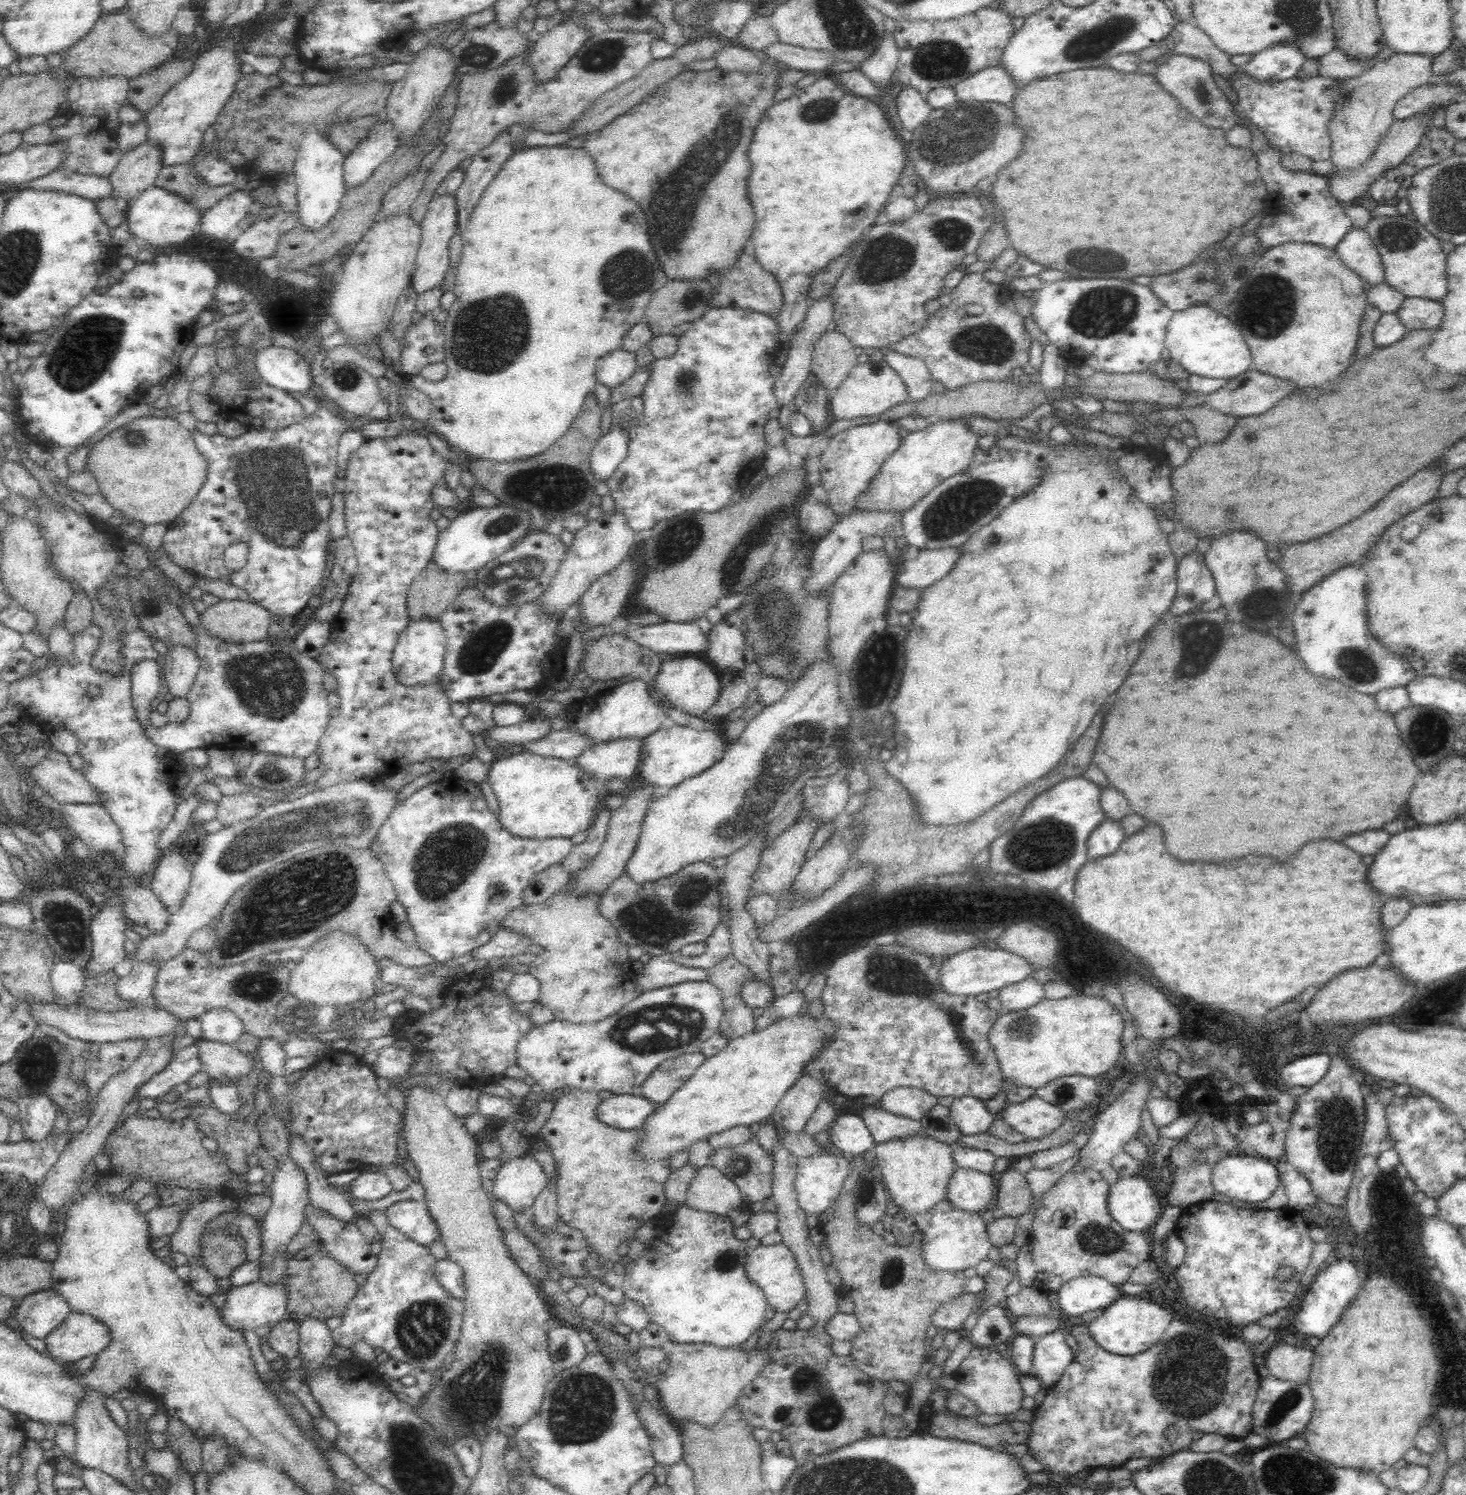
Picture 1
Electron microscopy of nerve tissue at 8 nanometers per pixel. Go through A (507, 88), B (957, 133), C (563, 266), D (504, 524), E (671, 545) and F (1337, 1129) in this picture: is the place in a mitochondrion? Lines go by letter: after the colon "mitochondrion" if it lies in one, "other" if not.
A: mitochondrion
B: mitochondrion
C: other
D: mitochondrion
E: mitochondrion
F: mitochondrion

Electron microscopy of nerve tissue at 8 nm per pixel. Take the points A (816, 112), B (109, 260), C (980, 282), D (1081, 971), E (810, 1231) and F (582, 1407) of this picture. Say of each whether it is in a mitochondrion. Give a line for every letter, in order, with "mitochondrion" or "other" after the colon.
A: mitochondrion
B: other
C: other
D: other
E: other
F: mitochondrion

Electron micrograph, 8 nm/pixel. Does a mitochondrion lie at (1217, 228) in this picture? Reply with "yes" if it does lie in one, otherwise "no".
no

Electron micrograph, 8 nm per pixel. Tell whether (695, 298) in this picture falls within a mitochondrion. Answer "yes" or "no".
no

